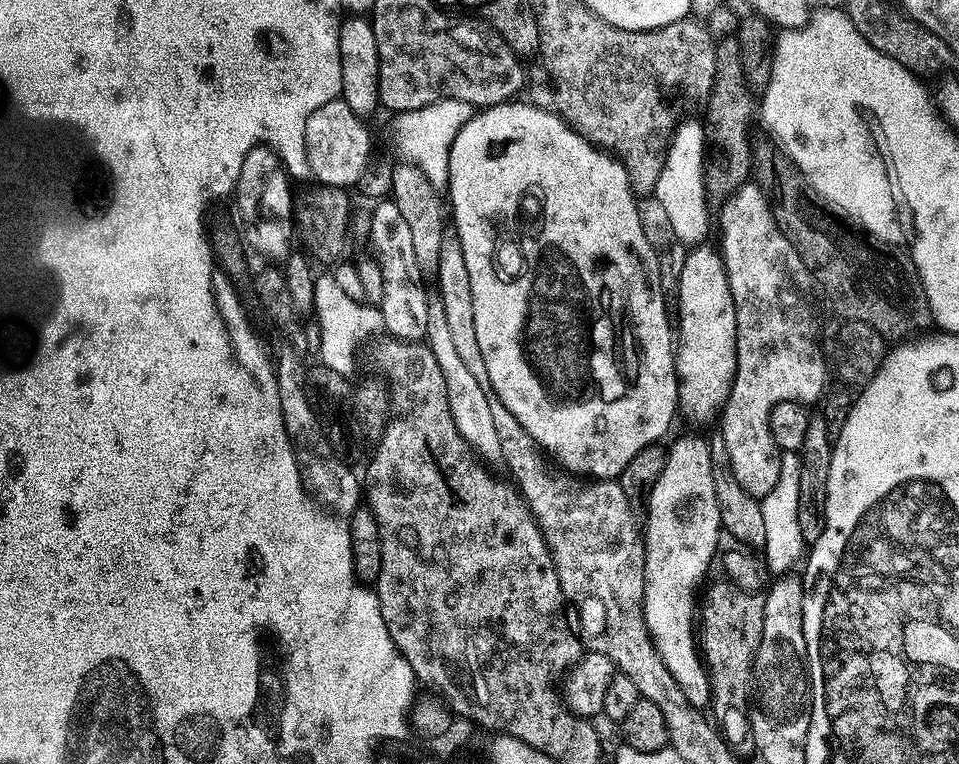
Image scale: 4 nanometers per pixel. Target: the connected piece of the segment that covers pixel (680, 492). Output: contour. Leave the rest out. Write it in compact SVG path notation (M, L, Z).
M703 435L701 437L680 436L672 445L667 445L666 451L668 454L666 466L662 466L662 474L658 474L658 482L654 482L654 486L650 490L646 501L648 517L646 517L645 520L643 517L642 520L642 535L644 538L644 617L646 618L646 626L648 627L650 638L658 650L658 654L662 658L666 670L670 670L670 674L674 674L674 682L678 682L678 686L682 686L682 694L686 694L686 698L692 701L692 705L698 709L704 710L711 705L712 687L708 681L707 667L702 659L701 653L698 651L698 636L694 631L694 617L698 612L698 593L705 583L708 575L708 565L712 563L712 555L716 552L716 543L722 531L720 527L720 515L718 514L718 502L714 498L714 470L710 462L708 442Z

